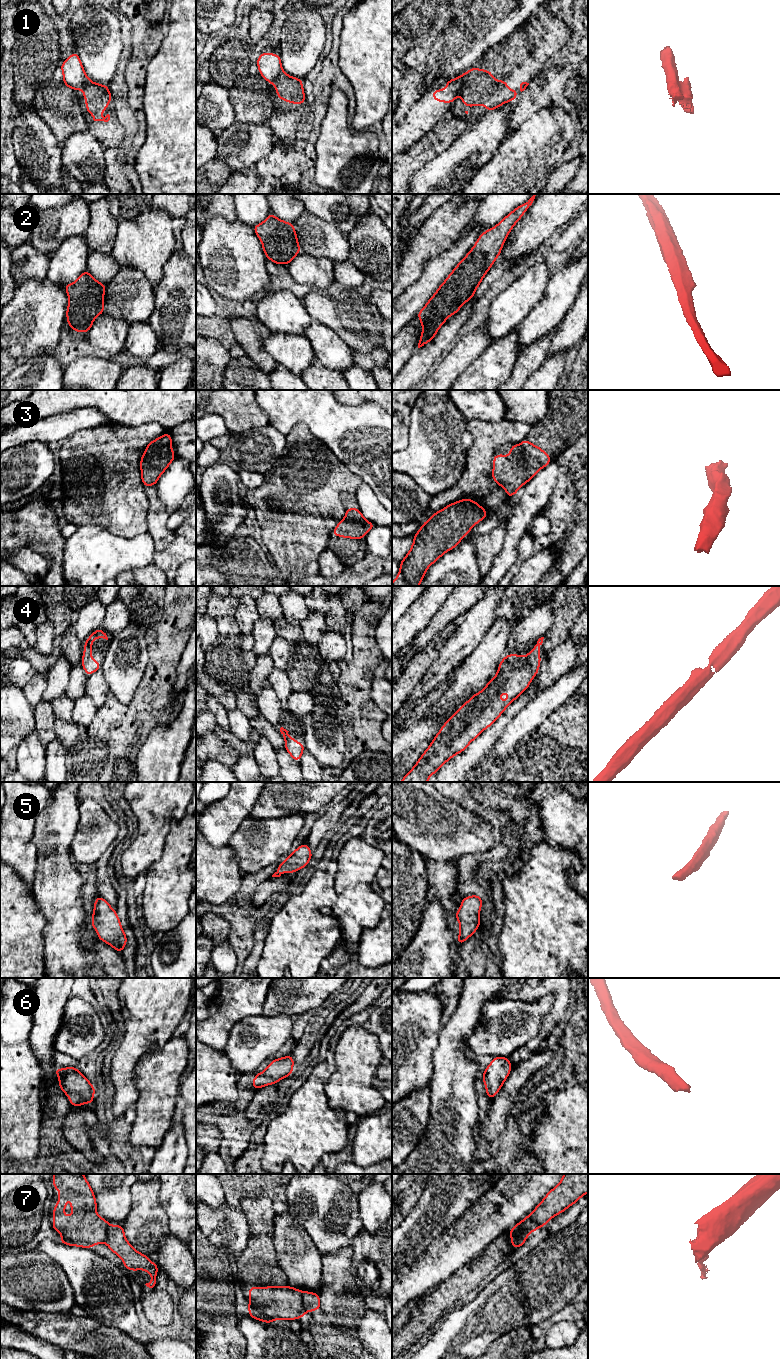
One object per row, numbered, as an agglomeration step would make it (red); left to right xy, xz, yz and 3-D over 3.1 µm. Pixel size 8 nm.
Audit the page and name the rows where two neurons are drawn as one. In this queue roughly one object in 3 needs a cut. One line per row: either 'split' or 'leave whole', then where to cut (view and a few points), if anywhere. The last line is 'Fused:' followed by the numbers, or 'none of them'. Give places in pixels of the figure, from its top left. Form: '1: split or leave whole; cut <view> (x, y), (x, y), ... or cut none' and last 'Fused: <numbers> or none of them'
1: split; cut yz (469, 71), (461, 84), (459, 92)
2: leave whole; cut none
3: leave whole; cut none
4: leave whole; cut none
5: leave whole; cut none
6: leave whole; cut none
7: split; cut xz (301, 1292), (301, 1301), (305, 1310)
Fused: 1, 7

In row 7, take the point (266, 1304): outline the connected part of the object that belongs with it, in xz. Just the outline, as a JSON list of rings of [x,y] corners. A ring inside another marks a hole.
[[[291,1286],[249,1287],[248,1314],[265,1323],[305,1317],[302,1291]]]

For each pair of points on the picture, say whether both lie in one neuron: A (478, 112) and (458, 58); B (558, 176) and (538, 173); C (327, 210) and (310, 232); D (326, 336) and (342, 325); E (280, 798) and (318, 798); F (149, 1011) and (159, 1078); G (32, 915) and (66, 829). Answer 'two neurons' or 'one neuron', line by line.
A: two neurons
B: two neurons
C: two neurons
D: two neurons
E: one neuron
F: two neurons
G: two neurons

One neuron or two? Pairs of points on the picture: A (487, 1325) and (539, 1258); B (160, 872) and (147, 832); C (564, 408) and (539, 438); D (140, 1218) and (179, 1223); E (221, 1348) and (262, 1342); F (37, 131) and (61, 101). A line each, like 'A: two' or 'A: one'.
A: one
B: two
C: one
D: two
E: two
F: two

